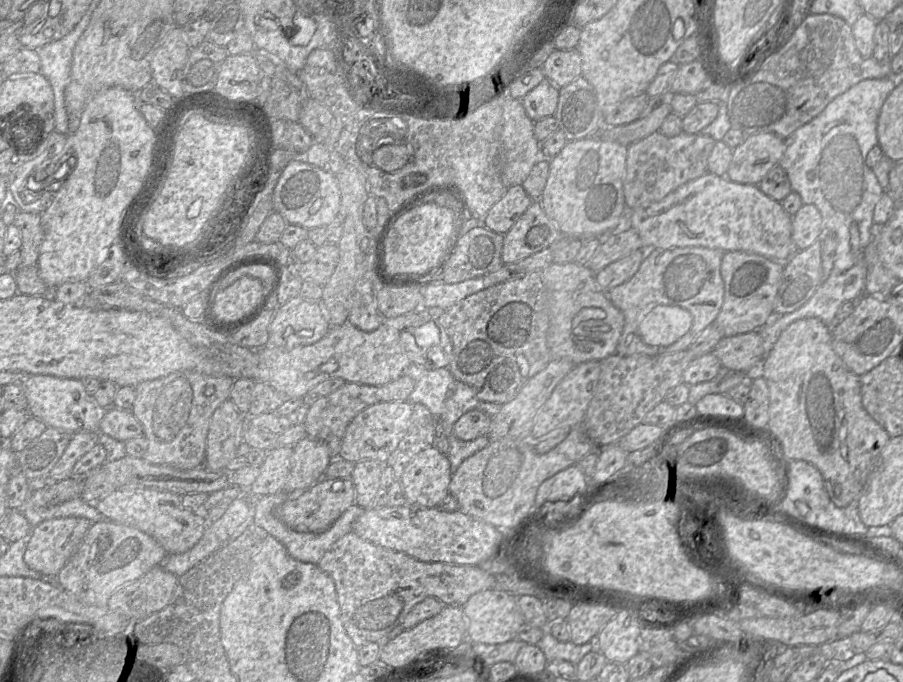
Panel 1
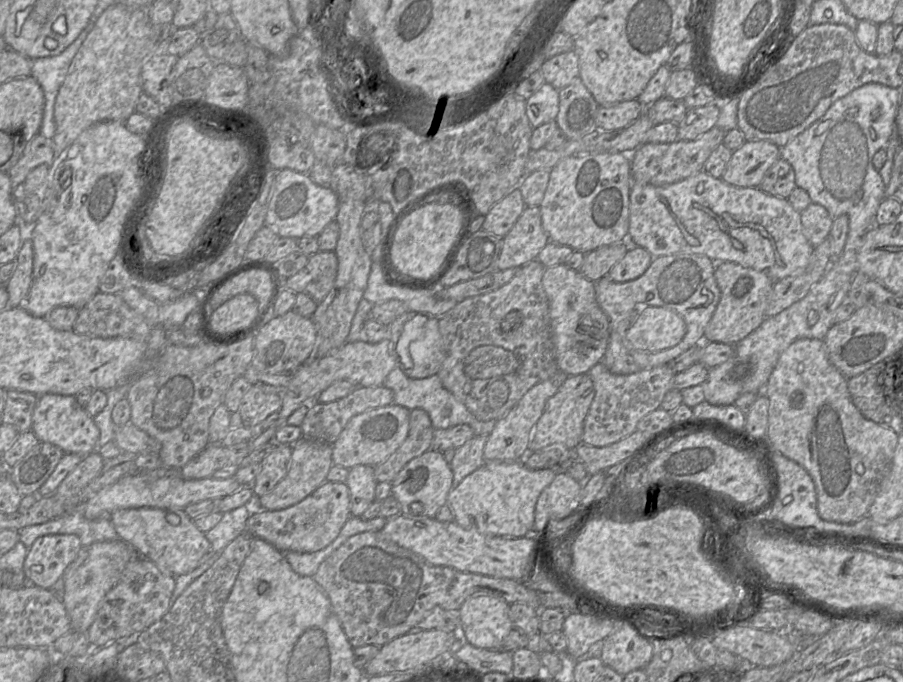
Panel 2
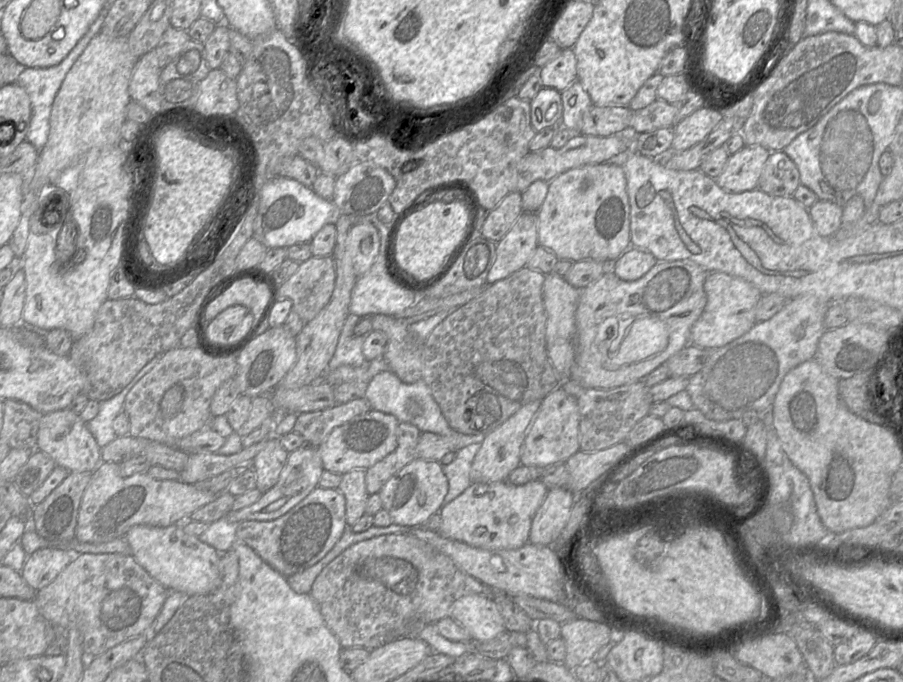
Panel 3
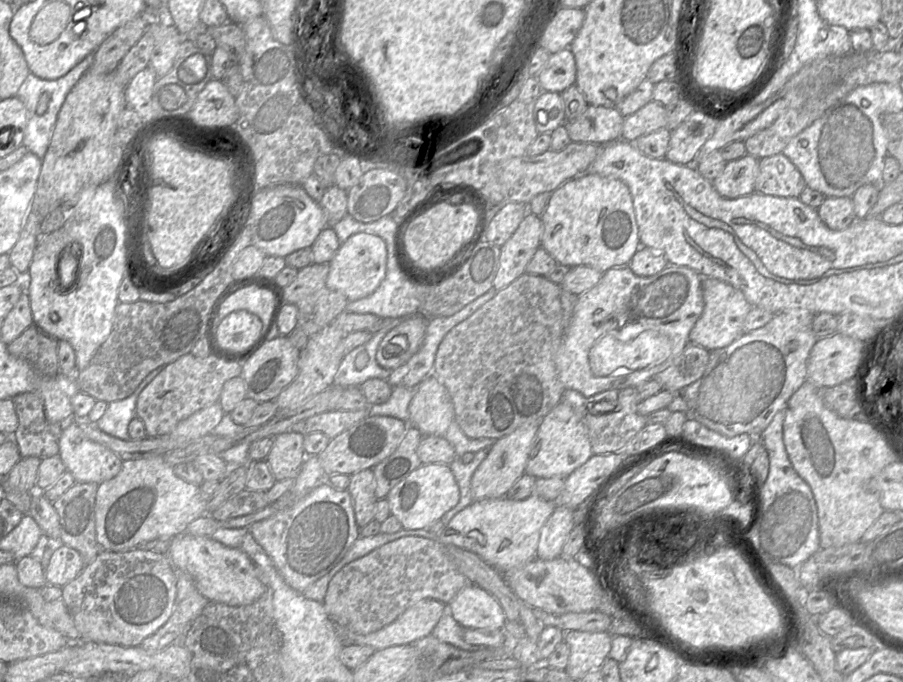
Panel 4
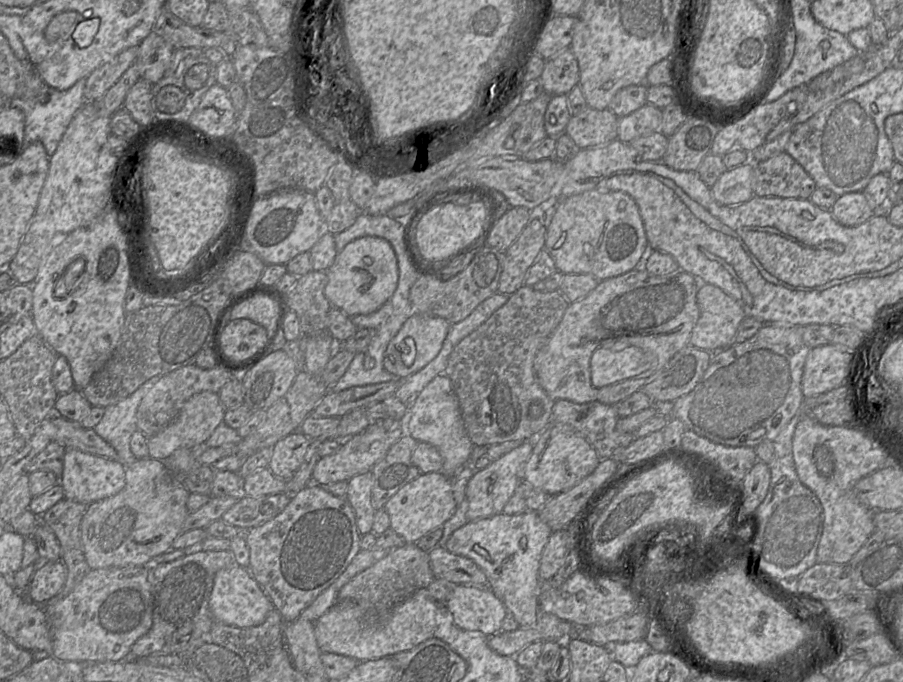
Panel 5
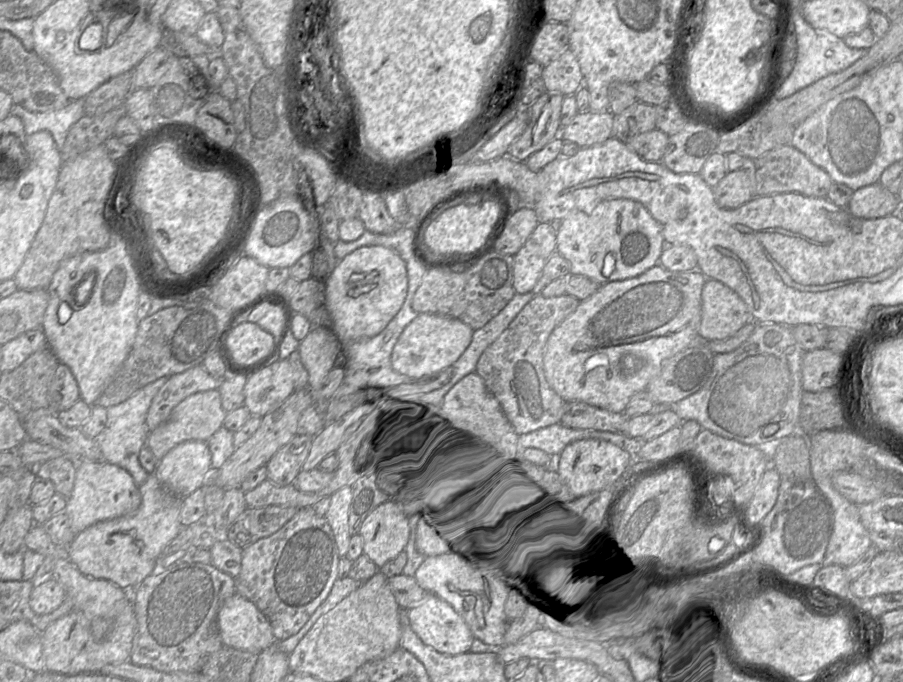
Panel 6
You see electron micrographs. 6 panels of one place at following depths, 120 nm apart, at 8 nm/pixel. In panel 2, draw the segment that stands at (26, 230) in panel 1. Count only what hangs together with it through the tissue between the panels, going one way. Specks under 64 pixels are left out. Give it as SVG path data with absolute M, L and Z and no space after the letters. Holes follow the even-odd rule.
M26 237L15 260L15 271L6 284L9 295L9 307L24 306L32 284L33 260L32 241Z

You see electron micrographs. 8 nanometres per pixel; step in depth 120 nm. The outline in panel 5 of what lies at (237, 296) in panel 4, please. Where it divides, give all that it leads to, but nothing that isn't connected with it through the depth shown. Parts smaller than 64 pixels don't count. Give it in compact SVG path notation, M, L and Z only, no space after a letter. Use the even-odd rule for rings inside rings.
M257 295L239 304L229 315L222 327L230 320L247 318L260 325L266 331L267 336L272 337L277 333L276 317L278 306L275 301L265 295Z

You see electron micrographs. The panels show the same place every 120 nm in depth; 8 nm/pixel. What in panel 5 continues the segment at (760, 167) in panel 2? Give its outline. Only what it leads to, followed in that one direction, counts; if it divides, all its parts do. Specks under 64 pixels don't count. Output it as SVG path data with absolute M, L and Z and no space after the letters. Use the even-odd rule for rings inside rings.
M750 160L726 169L710 187L713 198L722 205L737 205L748 201L754 194L752 174L754 163Z

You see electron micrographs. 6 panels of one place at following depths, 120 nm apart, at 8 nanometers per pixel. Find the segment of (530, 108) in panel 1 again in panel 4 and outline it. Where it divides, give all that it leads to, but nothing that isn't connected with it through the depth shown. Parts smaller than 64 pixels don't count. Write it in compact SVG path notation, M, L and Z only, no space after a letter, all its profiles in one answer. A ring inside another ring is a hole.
M543 91L533 109L533 119L538 133L551 133L565 123L561 93Z

